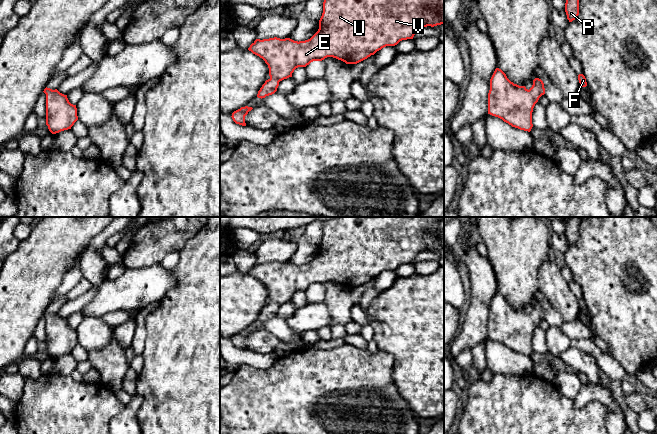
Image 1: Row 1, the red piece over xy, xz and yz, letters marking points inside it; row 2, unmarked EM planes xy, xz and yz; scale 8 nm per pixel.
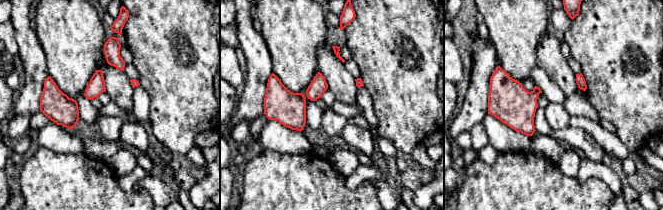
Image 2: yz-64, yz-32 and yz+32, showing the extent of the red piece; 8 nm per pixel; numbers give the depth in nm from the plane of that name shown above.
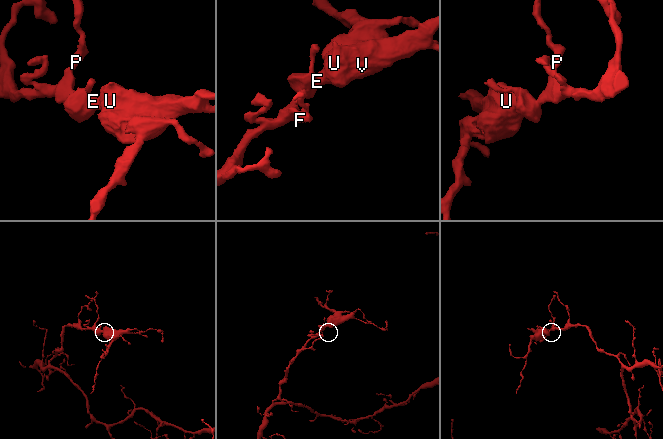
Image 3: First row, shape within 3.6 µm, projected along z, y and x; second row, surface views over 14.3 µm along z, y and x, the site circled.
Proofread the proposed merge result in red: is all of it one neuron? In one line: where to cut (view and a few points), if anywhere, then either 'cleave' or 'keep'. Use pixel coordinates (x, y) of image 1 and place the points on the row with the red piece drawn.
no cut | keep

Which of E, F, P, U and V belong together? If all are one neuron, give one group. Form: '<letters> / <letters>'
E F P U V

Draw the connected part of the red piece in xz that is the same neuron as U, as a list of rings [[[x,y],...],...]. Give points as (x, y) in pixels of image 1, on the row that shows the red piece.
[[[324,0],[323,13],[318,31],[308,40],[294,41],[290,38],[256,39],[248,48],[262,58],[269,68],[270,78],[258,91],[258,98],[265,98],[277,91],[279,82],[292,77],[298,67],[306,67],[313,61],[333,57],[346,64],[357,64],[386,46],[395,46],[402,40],[413,39],[419,28],[444,24],[444,0]]]

